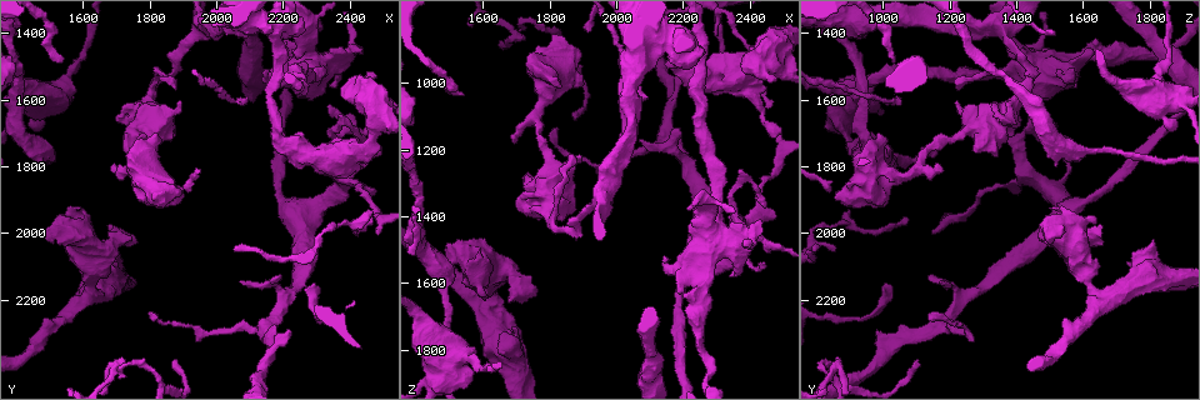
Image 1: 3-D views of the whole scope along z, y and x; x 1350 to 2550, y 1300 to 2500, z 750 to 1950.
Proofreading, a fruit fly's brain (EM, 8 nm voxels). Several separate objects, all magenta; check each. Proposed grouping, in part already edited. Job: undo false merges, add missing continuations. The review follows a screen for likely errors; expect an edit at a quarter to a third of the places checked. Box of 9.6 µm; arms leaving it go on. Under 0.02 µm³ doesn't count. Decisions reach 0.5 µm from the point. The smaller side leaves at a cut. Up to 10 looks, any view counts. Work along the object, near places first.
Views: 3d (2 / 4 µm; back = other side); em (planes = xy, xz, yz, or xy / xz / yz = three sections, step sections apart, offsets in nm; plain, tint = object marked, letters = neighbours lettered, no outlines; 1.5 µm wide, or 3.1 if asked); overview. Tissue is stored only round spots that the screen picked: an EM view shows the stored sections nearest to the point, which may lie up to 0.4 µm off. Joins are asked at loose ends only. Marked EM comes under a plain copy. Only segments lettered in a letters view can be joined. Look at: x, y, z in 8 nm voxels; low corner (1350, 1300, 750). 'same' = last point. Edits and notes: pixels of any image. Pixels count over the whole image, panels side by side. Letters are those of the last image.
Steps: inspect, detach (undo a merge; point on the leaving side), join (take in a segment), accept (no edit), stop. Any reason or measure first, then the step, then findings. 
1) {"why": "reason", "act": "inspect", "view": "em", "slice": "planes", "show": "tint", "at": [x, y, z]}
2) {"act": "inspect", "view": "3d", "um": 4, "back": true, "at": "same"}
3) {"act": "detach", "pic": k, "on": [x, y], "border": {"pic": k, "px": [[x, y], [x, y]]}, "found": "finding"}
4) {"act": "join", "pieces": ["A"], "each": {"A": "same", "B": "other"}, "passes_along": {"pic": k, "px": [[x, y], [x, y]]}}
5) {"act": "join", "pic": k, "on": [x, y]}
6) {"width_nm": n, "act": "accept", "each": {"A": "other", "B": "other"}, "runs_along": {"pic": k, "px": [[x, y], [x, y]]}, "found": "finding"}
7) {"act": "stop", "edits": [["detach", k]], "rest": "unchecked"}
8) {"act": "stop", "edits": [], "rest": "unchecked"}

{"why": "an open end", "act": "inspect", "view": "3d", "um": 2, "at": [1760, 2040, 1640]}

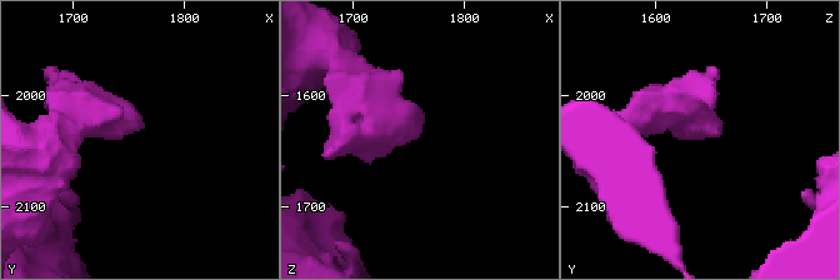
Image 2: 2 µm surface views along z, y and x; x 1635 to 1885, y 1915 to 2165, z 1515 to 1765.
{"why": "need the tissue", "act": "inspect", "view": "em", "slice": "planes", "show": "tint", "at": [1758, 2030, 1634]}

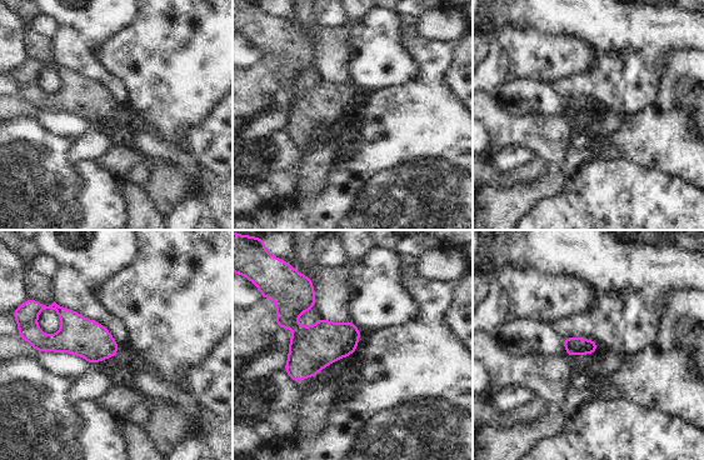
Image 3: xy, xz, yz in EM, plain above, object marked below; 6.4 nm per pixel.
{"act": "inspect", "view": "em", "slice": "planes", "show": "letters", "at": "same"}

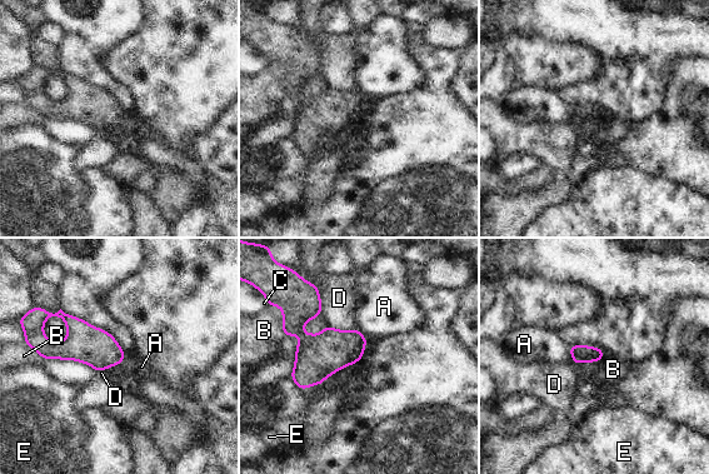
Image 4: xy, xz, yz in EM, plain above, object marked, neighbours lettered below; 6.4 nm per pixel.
{"act": "accept", "each": {"A": "other", "B": "other", "C": "other", "D": "other", "E": "other"}, "border": {"pic": 4, "px": [[283, 318], [281, 335]]}, "found": "none of them fits"}

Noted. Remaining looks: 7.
{"why": "tapers out", "act": "inspect", "view": "3d", "um": 4, "at": [1550, 1480, 1040]}

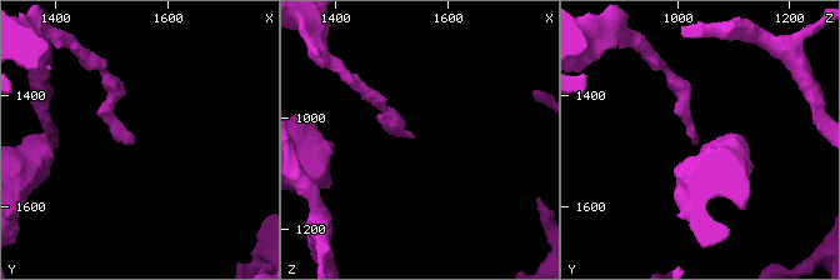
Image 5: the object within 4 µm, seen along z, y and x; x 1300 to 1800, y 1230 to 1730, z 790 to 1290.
{"act": "inspect", "view": "em", "slice": "xz", "step": 4, "show": "letters", "at": [1540, 1480, 1035]}

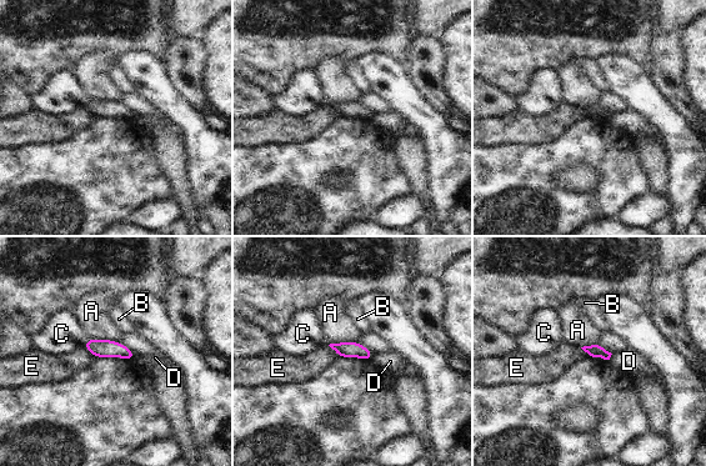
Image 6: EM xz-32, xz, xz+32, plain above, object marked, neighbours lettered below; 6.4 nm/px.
{"why": "cut it another way", "act": "inspect", "view": "em", "slice": "xy", "step": 8, "show": "letters", "at": "same"}

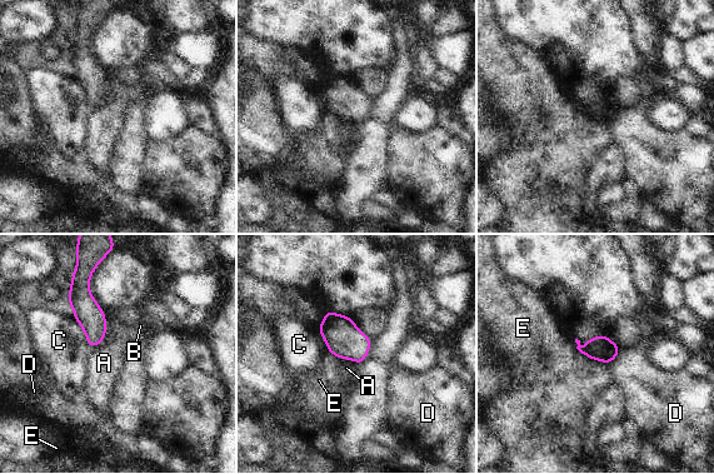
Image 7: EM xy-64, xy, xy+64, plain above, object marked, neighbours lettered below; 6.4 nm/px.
{"act": "accept", "each": {"A": "other", "B": "other", "C": "other", "D": "other", "E": "other"}, "border": {"pic": 7, "px": [[620, 349], [617, 357], [608, 364]]}, "found": "none of them fits"}

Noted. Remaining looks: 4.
{"why": "a fork", "act": "inspect", "view": "em", "slice": "yz", "step": 8, "show": "tint", "at": [1700, 2420, 840]}

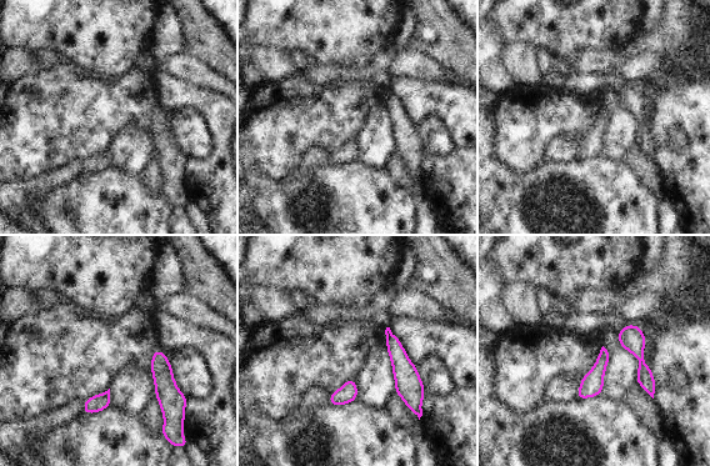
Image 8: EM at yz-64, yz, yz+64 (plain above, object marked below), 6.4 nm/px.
{"why": "another direction", "act": "inspect", "view": "em", "slice": "planes", "show": "letters", "at": "same"}

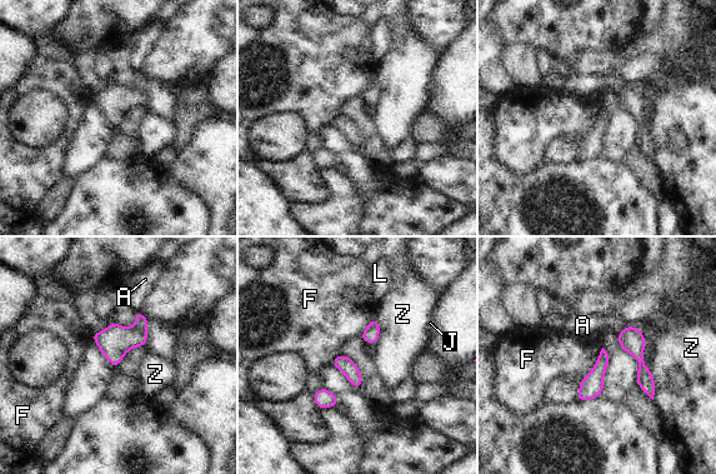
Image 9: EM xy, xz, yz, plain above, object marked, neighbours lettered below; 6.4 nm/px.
{"width_nm": 90, "act": "accept", "each": {"A": "other", "F": "other", "J": "other", "L": "other", "Z": "other"}, "border": {"pic": 9, "px": [[650, 369], [655, 385], [654, 399]]}, "found": "all the same cell"}

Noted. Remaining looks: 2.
{"why": "branch stops here", "act": "inspect", "view": "em", "slice": "planes", "show": "letters", "at": [2080, 2150, 1170]}

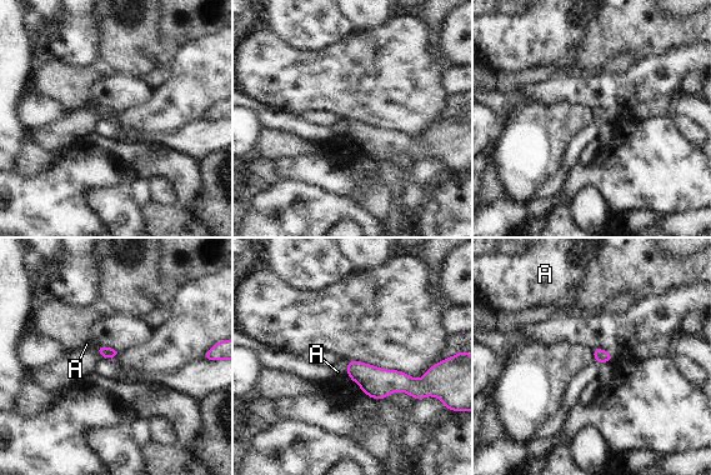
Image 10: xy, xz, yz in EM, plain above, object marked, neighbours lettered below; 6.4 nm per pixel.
{"act": "accept", "each": {"A": "other"}, "border": {"pic": 10, "px": [[345, 370], [348, 375]]}, "found": "none of them fits"}

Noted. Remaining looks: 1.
{"act": "stop", "edits": [], "rest": "unchecked"}

